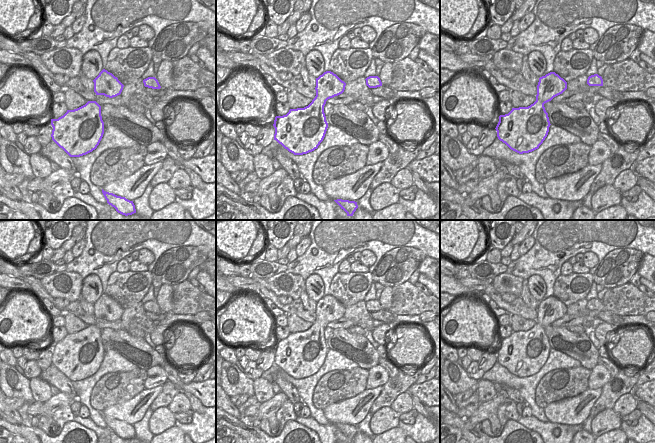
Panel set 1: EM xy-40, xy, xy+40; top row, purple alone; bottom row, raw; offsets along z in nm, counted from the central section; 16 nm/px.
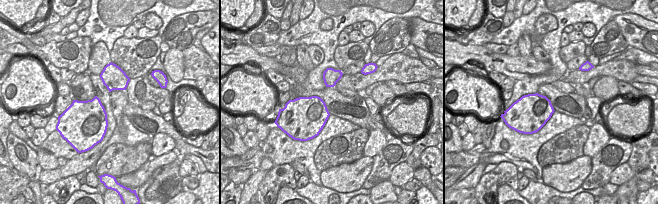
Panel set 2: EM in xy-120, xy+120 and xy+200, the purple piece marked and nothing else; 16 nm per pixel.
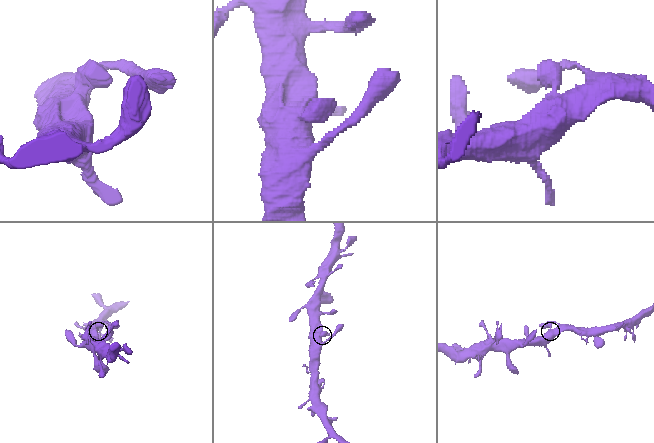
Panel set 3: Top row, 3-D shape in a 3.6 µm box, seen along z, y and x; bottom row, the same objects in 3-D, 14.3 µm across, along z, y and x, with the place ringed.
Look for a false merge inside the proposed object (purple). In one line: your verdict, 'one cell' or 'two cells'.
one cell

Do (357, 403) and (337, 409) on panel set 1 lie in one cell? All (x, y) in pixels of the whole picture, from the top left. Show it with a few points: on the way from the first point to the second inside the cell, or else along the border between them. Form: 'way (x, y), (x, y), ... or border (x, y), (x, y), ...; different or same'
way (352, 408), (342, 409); same

